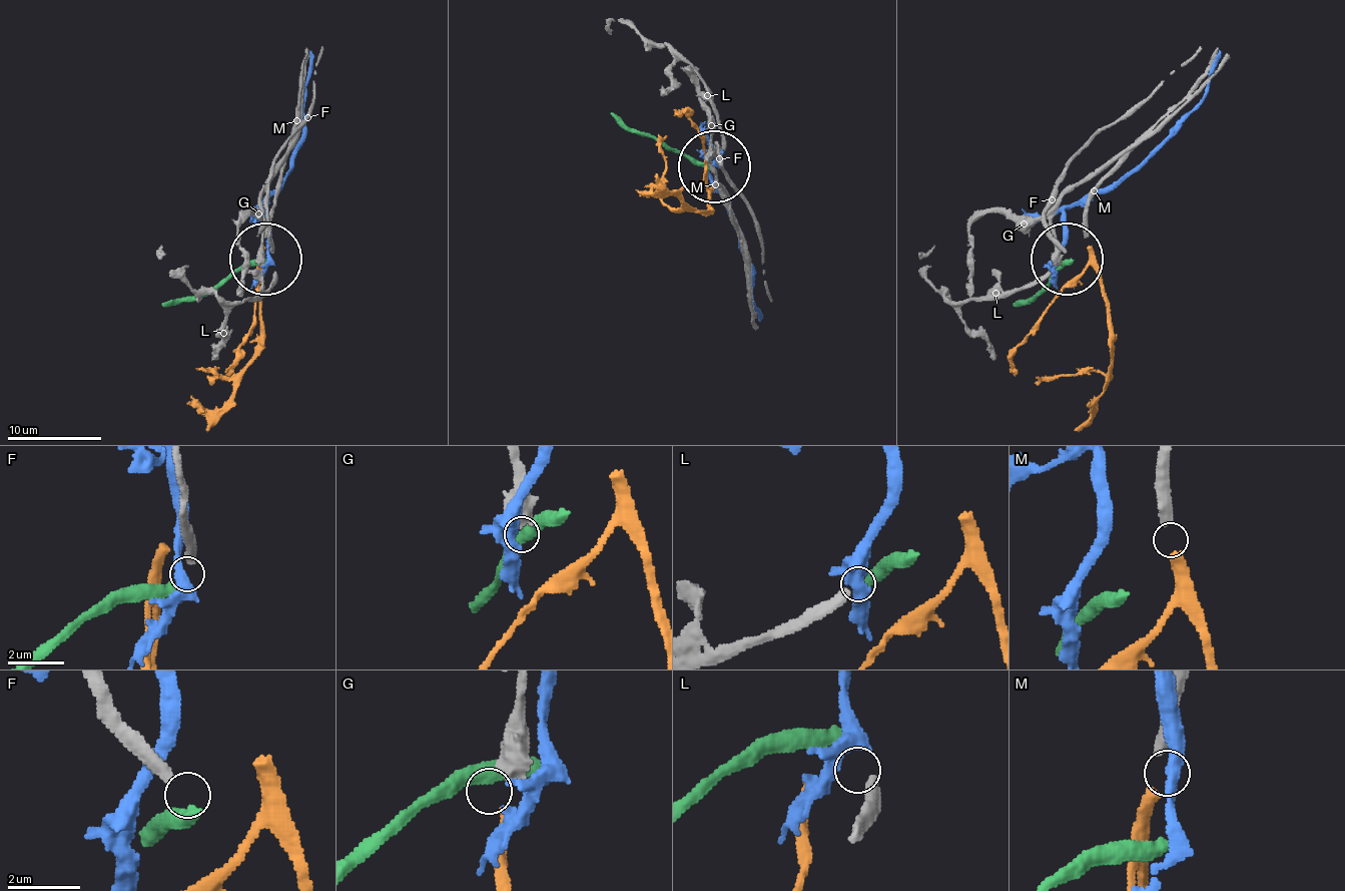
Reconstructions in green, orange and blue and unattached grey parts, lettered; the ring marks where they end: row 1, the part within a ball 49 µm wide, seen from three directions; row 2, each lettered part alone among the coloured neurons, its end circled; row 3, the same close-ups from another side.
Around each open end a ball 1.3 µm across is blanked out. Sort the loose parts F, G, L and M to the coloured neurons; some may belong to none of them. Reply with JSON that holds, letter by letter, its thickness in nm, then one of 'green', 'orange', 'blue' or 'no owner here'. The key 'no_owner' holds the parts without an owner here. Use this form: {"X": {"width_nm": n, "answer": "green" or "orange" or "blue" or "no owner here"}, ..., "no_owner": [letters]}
{"F": {"width_nm": 360, "answer": "green"}, "G": {"width_nm": 600, "answer": "no owner here"}, "L": {"width_nm": 360, "answer": "blue"}, "M": {"width_nm": 400, "answer": "orange"}, "no_owner": ["G"]}

